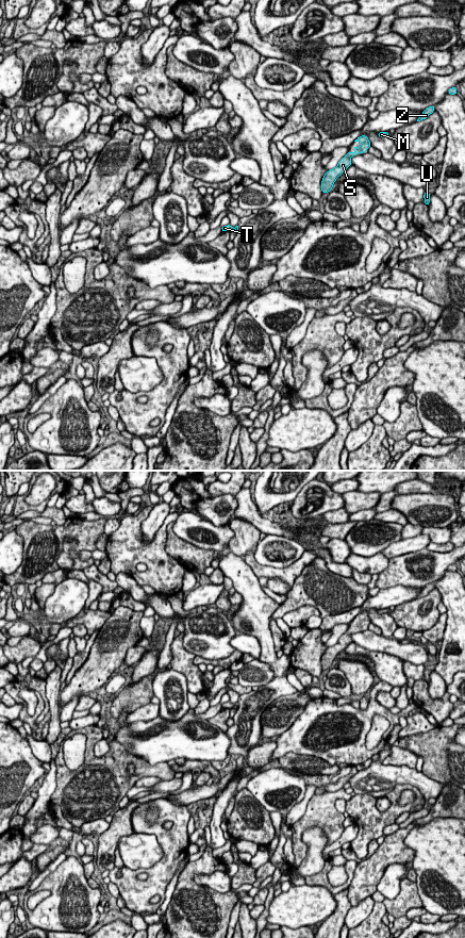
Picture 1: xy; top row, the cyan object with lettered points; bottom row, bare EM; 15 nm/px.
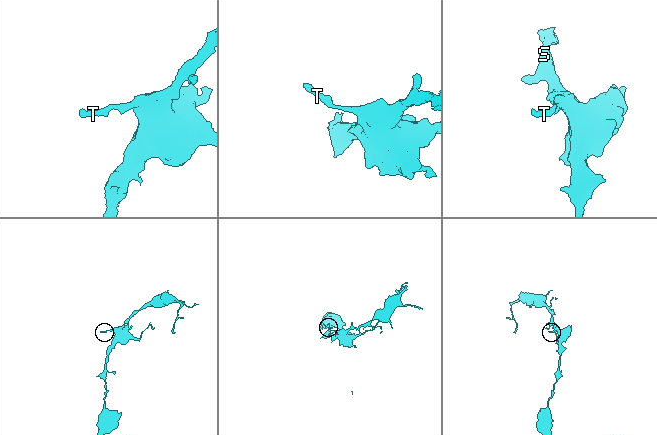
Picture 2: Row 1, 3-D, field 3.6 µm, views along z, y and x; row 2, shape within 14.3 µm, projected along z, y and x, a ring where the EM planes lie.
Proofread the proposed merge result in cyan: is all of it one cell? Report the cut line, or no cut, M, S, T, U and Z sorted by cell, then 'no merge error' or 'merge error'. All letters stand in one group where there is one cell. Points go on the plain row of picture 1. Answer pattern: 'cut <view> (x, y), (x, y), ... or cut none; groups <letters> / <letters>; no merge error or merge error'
cut none; groups M S T U Z; no merge error

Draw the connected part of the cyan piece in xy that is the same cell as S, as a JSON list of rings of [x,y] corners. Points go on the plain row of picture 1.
[[[361,612],[359,613],[354,619],[360,619],[361,620],[361,625],[359,626],[358,624],[355,625],[355,628],[351,630],[350,628],[347,629],[347,631],[341,636],[338,639],[337,643],[334,644],[333,646],[328,647],[322,657],[321,657],[321,669],[323,670],[330,670],[330,668],[333,664],[334,659],[336,656],[345,649],[345,647],[350,644],[351,641],[351,633],[356,632],[358,630],[365,630],[366,627],[369,626],[370,618],[368,616],[367,612]]]

